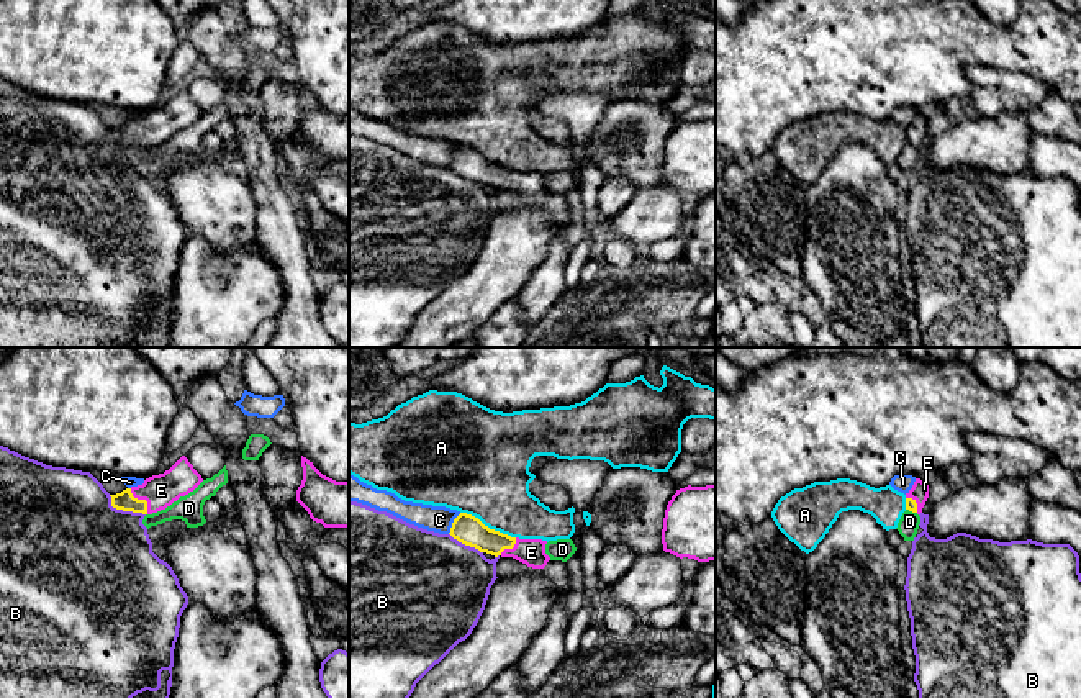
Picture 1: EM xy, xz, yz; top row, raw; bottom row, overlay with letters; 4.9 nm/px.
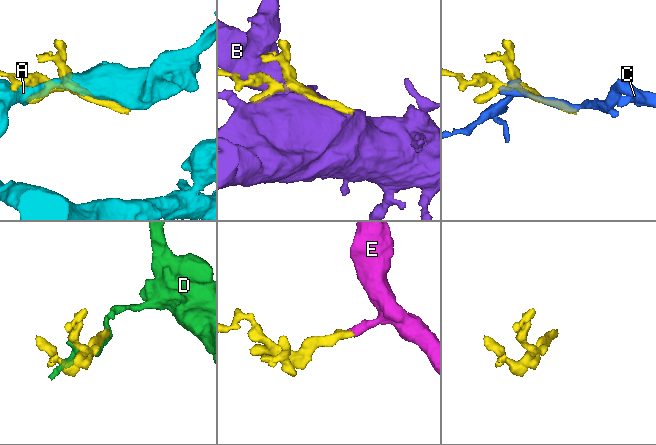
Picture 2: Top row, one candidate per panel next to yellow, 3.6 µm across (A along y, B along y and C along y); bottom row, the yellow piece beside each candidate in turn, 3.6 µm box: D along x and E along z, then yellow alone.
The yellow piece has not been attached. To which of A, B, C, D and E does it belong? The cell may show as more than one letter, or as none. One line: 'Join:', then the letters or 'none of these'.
Join: E

